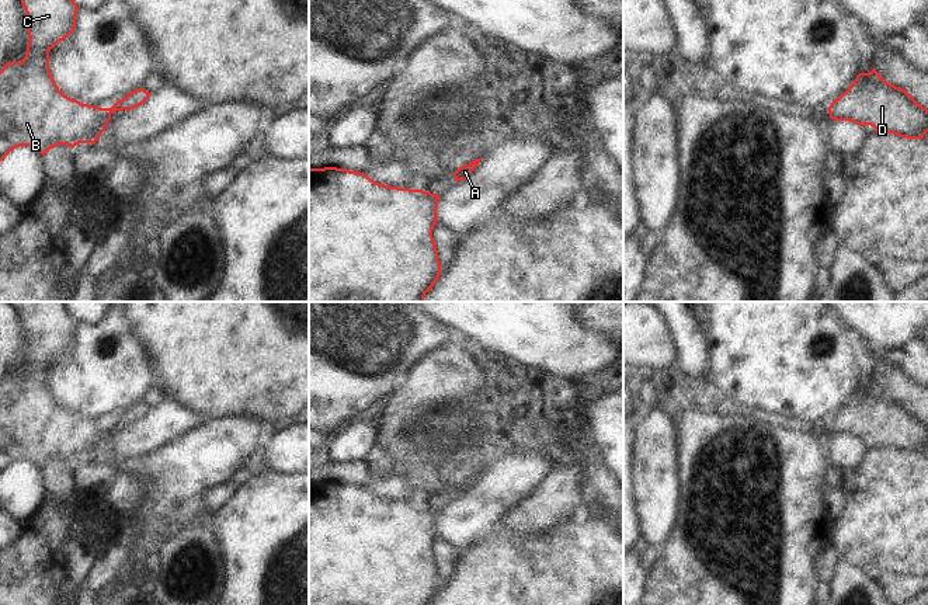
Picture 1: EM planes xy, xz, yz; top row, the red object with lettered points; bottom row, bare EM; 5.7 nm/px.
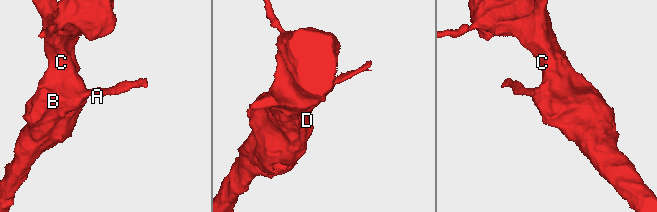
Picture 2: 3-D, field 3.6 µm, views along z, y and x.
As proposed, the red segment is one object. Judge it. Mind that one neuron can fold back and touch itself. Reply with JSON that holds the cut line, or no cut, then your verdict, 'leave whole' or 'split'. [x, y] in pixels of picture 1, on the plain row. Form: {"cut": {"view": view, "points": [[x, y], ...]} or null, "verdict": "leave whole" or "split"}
{"cut": null, "verdict": "leave whole"}

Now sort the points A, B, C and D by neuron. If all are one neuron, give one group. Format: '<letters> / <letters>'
A B C D

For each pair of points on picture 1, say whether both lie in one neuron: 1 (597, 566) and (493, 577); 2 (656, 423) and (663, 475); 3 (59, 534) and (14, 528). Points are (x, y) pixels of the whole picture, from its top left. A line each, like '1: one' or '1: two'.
1: one
2: one
3: two

